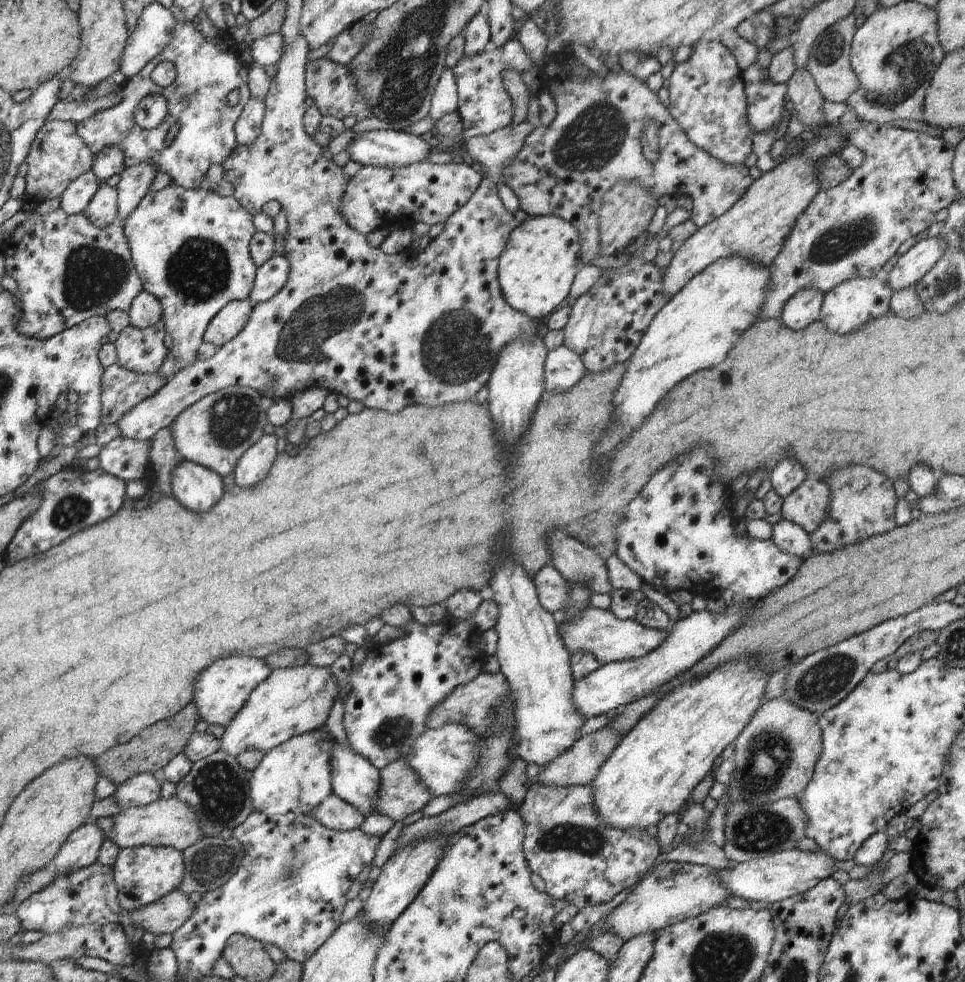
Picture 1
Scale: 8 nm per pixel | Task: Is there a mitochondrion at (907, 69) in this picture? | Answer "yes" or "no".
yes

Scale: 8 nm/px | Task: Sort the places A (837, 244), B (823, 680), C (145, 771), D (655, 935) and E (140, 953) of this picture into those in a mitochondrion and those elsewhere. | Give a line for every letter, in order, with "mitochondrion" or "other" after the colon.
A: mitochondrion
B: mitochondrion
C: other
D: other
E: other

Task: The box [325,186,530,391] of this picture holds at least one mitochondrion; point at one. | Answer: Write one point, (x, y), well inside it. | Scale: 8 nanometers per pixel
(457, 348)

